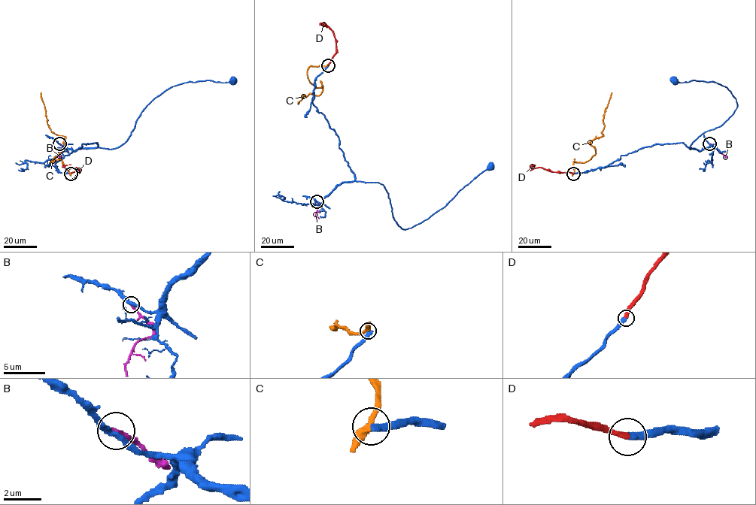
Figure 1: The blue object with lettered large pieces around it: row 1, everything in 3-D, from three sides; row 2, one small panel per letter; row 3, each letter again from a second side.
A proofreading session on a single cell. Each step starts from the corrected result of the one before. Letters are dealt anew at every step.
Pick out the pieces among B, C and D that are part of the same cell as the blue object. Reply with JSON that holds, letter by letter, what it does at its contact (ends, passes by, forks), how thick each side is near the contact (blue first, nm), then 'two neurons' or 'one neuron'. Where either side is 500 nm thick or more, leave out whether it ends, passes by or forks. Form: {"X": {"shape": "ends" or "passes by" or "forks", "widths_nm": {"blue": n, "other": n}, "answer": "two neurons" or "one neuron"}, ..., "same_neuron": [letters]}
{"B": {"shape": "ends", "widths_nm": {"blue": 280, "other": 240}, "answer": "two neurons"}, "C": {"shape": "passes by", "widths_nm": {"blue": 320, "other": 340}, "answer": "two neurons"}, "D": {"shape": "ends", "widths_nm": {"blue": 300, "other": 280}, "answer": "one neuron"}, "same_neuron": ["D"]}

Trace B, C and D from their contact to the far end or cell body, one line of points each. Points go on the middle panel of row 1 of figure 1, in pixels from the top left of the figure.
B: (317, 201), (321, 207), (315, 213), (319, 218)
C: (327, 65), (310, 66), (309, 80), (316, 87), (321, 82), (323, 91), (304, 95), (298, 104)
D: (328, 65), (335, 52), (336, 43), (333, 31), (323, 23), (329, 27)

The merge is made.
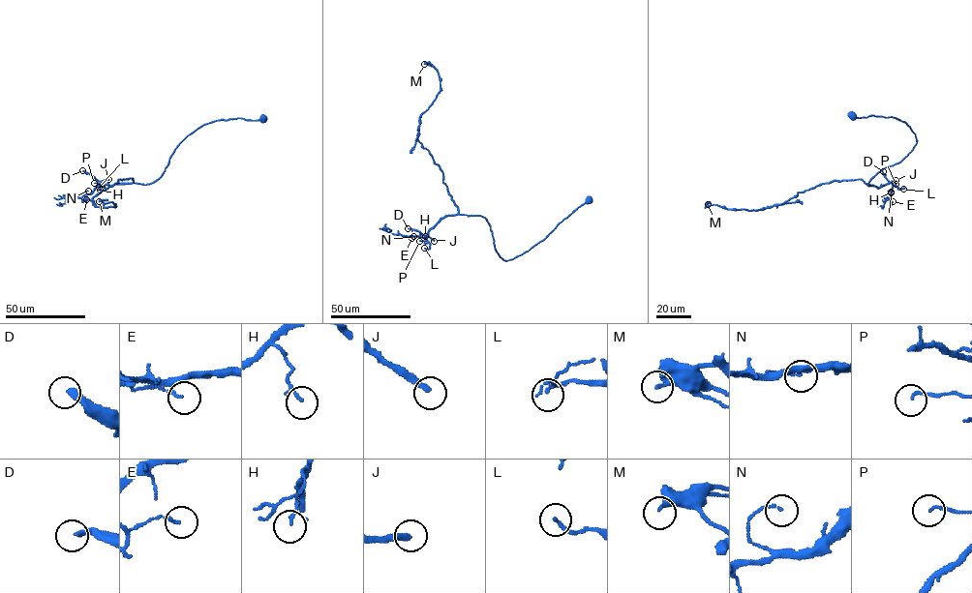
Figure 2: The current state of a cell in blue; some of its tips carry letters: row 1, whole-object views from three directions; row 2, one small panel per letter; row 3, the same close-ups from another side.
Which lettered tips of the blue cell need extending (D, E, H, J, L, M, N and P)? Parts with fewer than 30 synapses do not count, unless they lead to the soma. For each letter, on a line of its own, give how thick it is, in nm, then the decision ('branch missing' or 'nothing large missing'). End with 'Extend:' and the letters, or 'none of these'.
D: 260 nm thick; branch missing
E: 120 nm thick; nothing large missing
H: 100 nm thick; nothing large missing
J: 300 nm thick; nothing large missing
L: 140 nm thick; nothing large missing
M: 130 nm thick; nothing large missing
N: 90 nm thick; nothing large missing
P: 100 nm thick; nothing large missing
Extend: D

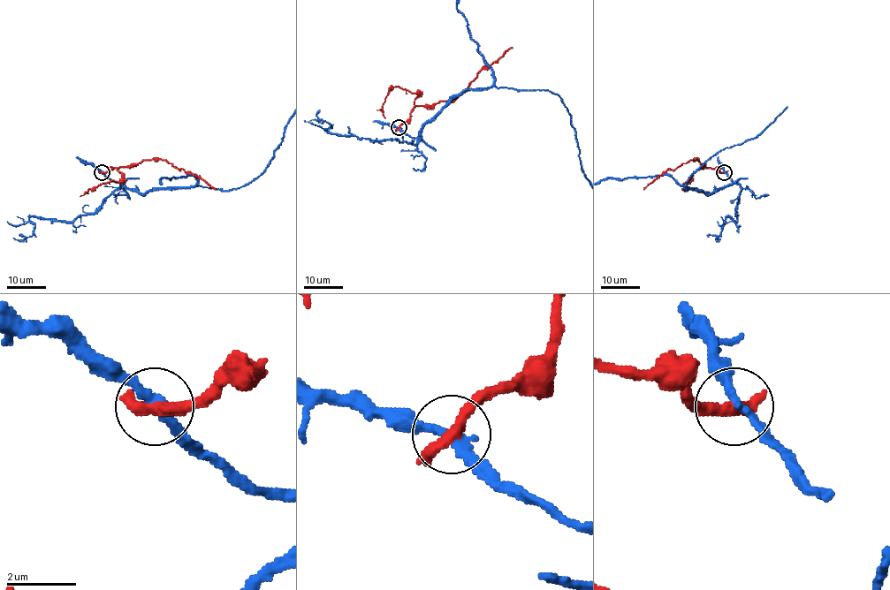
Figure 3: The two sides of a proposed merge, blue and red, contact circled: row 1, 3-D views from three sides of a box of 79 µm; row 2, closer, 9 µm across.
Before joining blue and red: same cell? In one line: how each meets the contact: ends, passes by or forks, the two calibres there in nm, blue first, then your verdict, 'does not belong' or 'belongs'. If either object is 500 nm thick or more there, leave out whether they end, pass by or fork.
blue passes by; red passes by; calibres 280 and 320 nm; does not belong

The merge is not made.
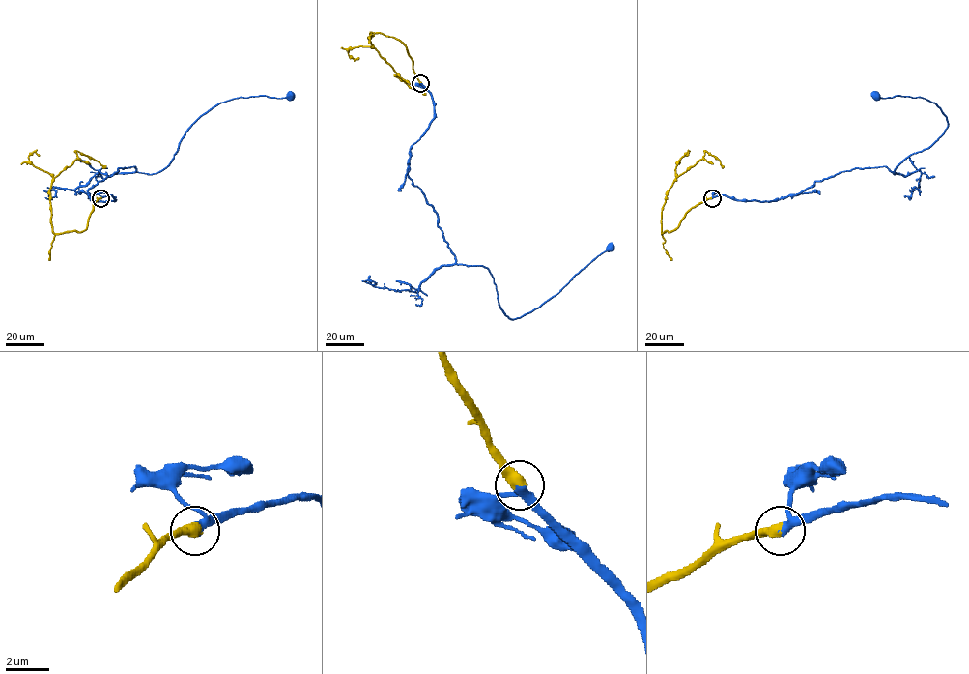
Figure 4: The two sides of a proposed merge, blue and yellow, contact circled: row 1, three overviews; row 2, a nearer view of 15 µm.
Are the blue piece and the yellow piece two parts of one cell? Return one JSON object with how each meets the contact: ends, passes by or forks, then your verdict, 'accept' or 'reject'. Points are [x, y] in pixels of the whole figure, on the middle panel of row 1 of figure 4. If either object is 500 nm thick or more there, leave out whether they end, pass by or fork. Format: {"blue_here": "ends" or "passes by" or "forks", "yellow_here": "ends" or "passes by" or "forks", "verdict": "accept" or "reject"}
{"verdict": "accept"}

